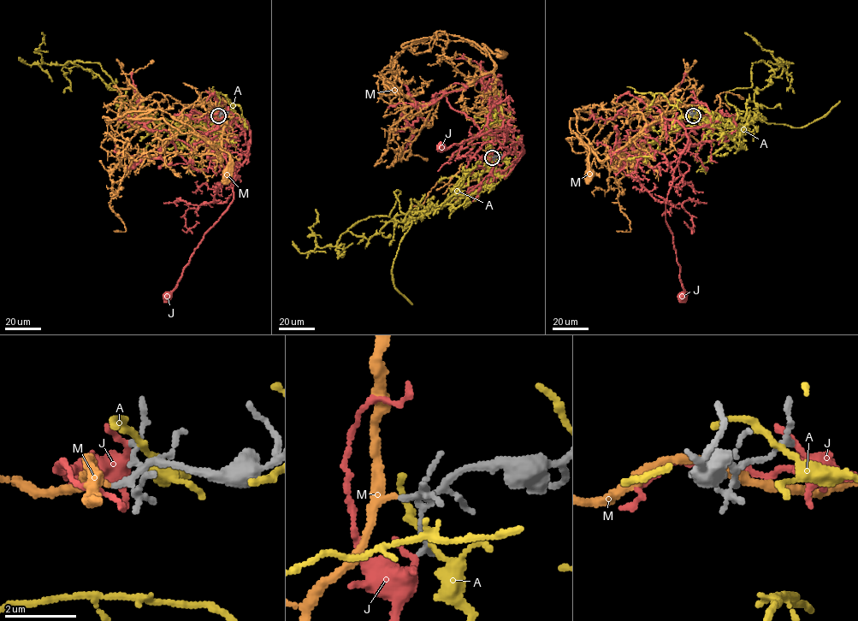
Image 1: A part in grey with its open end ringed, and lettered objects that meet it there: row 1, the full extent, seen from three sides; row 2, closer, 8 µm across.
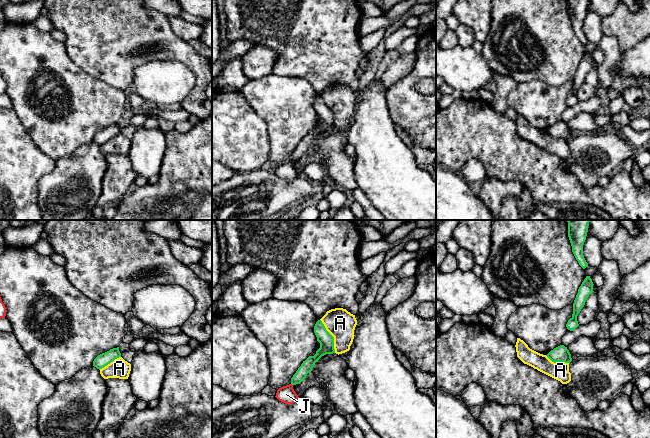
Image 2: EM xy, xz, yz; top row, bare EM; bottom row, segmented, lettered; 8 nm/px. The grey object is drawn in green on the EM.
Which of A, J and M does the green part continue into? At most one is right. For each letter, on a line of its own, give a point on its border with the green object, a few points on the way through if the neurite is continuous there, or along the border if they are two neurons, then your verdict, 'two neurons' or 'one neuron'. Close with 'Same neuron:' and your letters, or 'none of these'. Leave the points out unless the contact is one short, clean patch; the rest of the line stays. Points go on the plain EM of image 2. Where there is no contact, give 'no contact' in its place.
A: xz (332, 112) | along xz (320, 95), (325, 105), (333, 113), (335, 128) | two neurons
J: no contact | two neurons
M: no contact | one neuron
Same neuron: M

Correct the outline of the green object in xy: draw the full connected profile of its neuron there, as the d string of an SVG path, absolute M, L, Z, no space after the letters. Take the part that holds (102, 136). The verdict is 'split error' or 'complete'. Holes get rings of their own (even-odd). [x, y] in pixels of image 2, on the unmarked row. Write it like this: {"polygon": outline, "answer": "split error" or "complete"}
{"polygon": "M119 123L110 125L109 127L98 131L93 137L93 142L100 146L119 133L121 133Z", "answer": "complete"}

